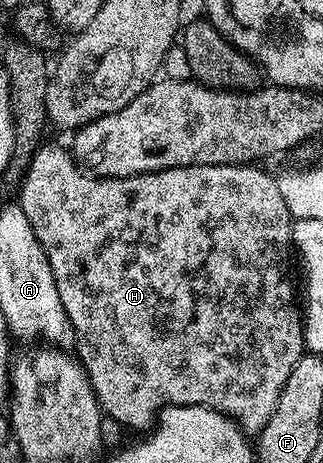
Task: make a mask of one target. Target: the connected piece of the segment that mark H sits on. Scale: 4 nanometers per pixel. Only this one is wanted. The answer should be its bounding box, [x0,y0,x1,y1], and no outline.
[17,146,304,433]

